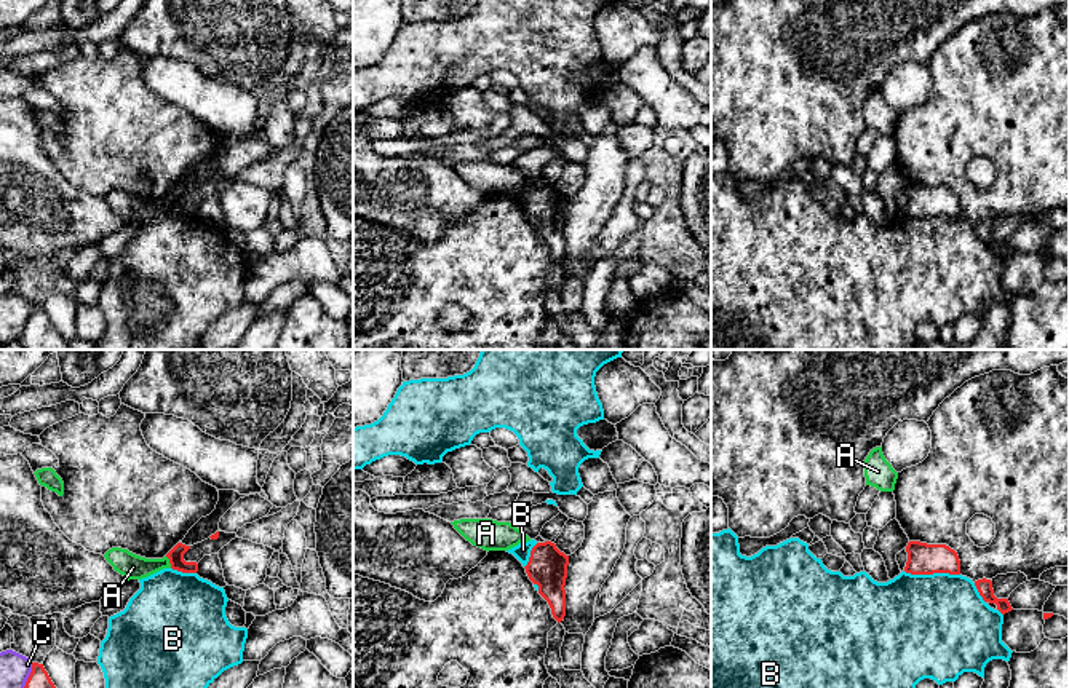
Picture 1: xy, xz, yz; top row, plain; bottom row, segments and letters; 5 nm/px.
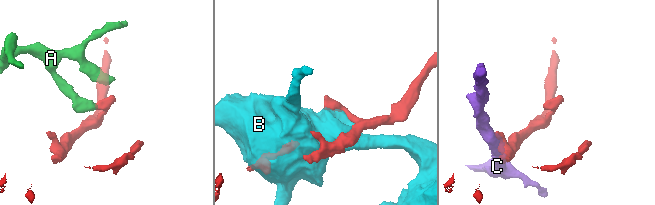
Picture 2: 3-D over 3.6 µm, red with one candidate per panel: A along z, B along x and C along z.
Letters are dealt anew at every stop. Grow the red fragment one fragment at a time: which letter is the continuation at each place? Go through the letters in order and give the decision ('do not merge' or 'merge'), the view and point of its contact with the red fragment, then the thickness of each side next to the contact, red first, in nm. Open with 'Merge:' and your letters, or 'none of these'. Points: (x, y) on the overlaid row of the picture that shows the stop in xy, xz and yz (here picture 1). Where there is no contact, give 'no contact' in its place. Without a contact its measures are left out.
Merge: none of these
A: do not merge; contact xy (170, 562); calibres 80 and 130 nm
B: do not merge; contact yz (932, 573); calibres 160 and 500 nm
C: do not merge; contact xy (29, 676); calibres 100 and 160 nm

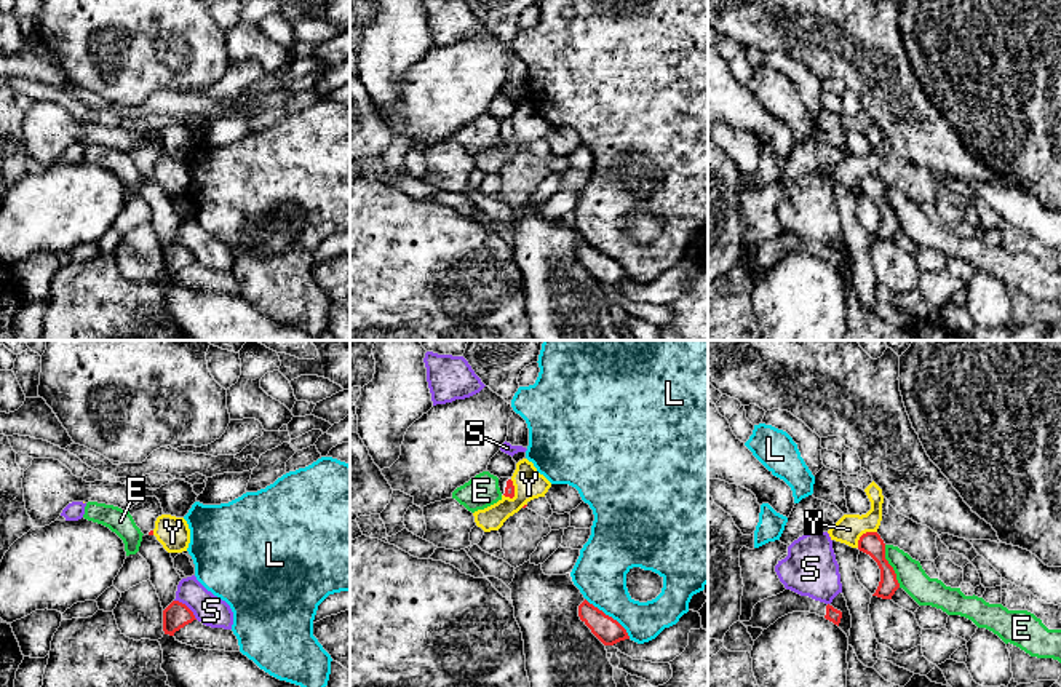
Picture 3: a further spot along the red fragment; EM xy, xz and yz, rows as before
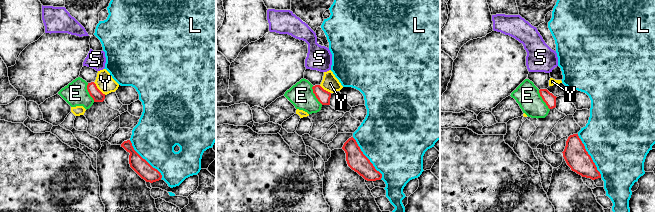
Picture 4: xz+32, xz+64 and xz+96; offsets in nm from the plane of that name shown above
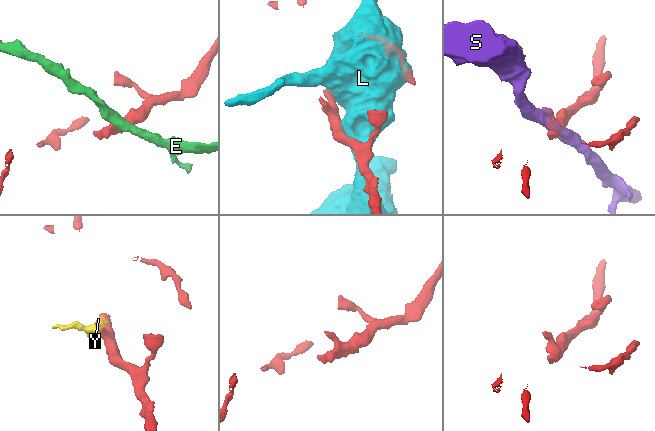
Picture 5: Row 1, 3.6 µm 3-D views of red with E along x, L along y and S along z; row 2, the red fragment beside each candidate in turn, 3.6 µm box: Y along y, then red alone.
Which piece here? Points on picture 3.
Merge: none of these
E: do not merge; contact yz (890, 566); calibres 120 and 140 nm
L: do not merge; contact xz (607, 615); calibres 140 and 260 nm
S: do not merge; contact xy (187, 607); calibres 140 and 160 nm
Y: do not merge; contact yz (863, 534); calibres 120 and 140 nm

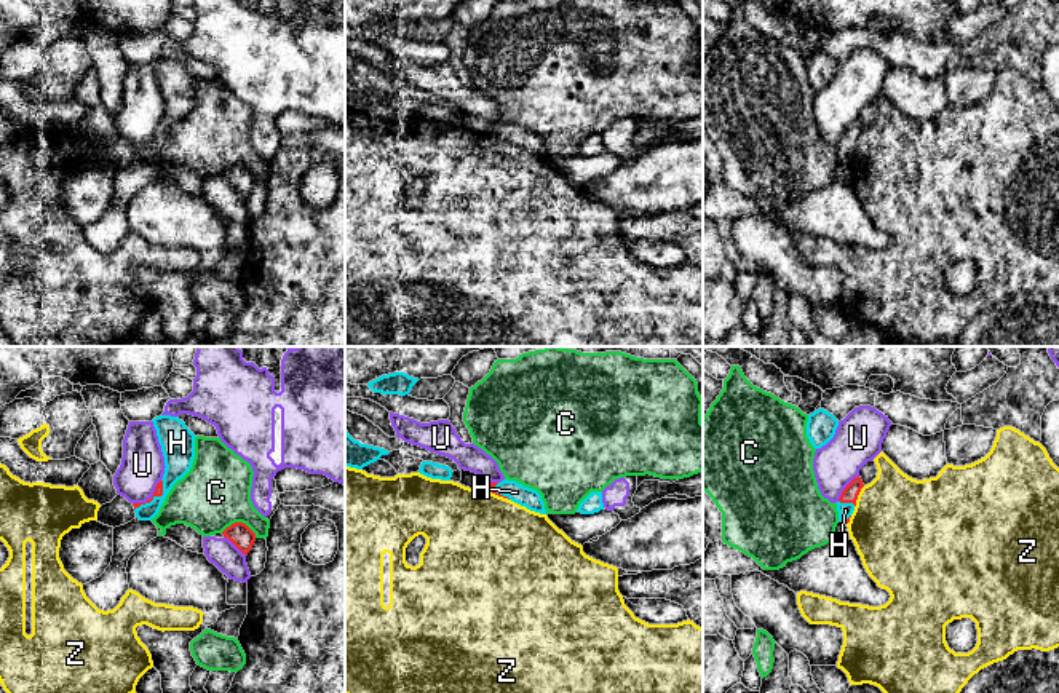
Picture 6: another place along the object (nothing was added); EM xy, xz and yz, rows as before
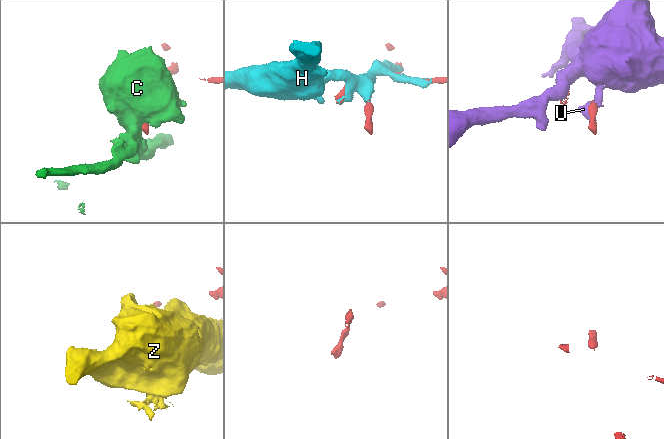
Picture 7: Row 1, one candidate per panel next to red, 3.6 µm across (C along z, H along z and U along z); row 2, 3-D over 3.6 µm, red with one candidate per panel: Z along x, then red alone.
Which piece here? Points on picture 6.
Merge: H
C: do not merge; contact xy (240, 522); calibres 110 and 360 nm
H: merge; contact xy (155, 495); calibres 50 and 160 nm
U: do not merge; contact xy (152, 497); calibres 50 and 220 nm
Z: do not merge; contact yz (856, 497); calibres 80 and 480 nm

